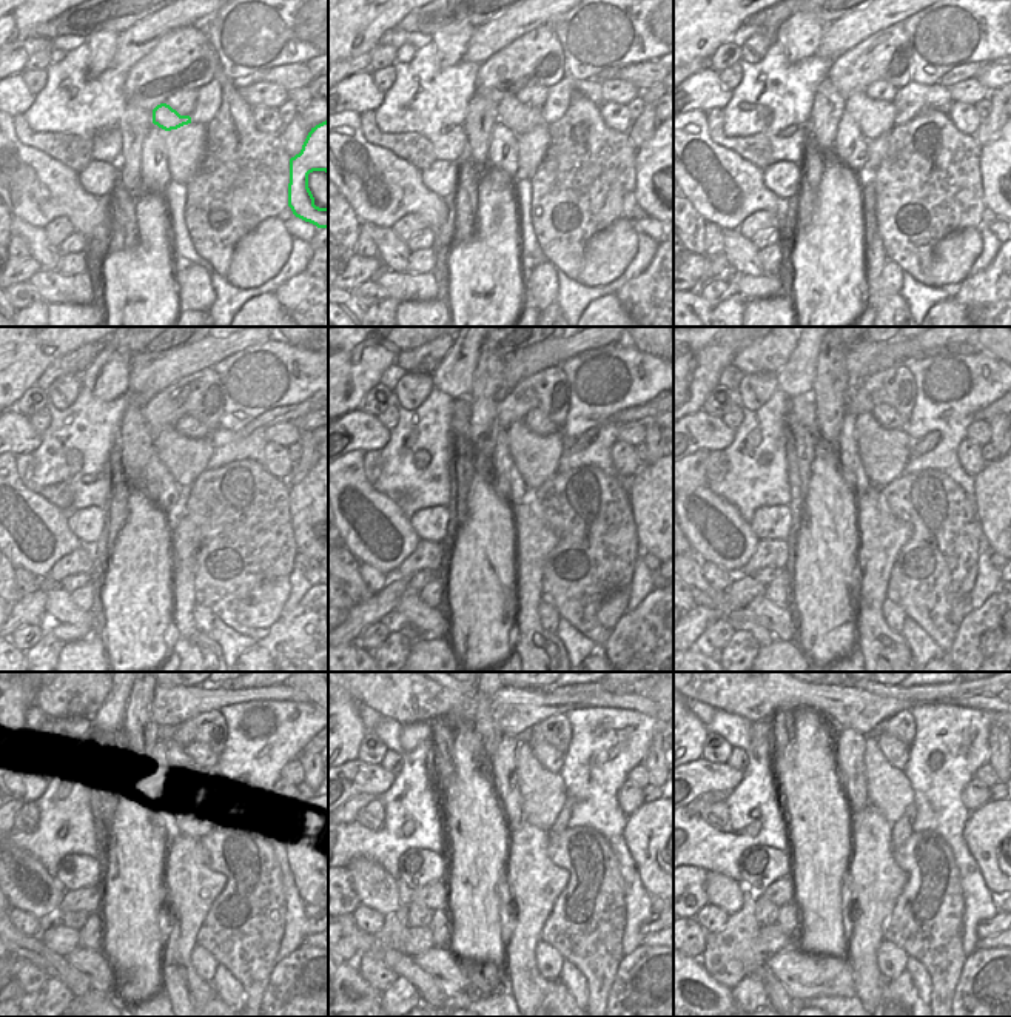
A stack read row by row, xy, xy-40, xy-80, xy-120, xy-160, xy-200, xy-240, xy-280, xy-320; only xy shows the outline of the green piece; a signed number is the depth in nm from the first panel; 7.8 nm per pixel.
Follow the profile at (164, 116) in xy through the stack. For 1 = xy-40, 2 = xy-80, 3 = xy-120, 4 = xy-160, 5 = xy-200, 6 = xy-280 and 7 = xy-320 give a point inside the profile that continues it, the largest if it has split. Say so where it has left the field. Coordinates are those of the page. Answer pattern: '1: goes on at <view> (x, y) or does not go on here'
1: goes on at xy-40 (518, 117)
2: goes on at xy-80 (876, 117)
3: goes on at xy-120 (185, 458)
4: goes on at xy-160 (535, 456)
5: goes on at xy-200 (883, 453)
6: goes on at xy-280 (543, 794)
7: goes on at xy-320 (890, 791)

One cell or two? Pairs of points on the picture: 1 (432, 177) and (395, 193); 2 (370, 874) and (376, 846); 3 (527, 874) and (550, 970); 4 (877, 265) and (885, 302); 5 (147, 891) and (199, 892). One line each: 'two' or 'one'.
1: two
2: two
3: two
4: one
5: two

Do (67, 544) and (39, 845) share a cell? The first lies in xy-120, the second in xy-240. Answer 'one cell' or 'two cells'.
two cells

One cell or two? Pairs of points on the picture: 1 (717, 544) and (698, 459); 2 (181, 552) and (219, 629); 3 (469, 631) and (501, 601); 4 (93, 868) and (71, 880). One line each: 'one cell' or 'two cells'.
1: one cell
2: two cells
3: one cell
4: one cell

